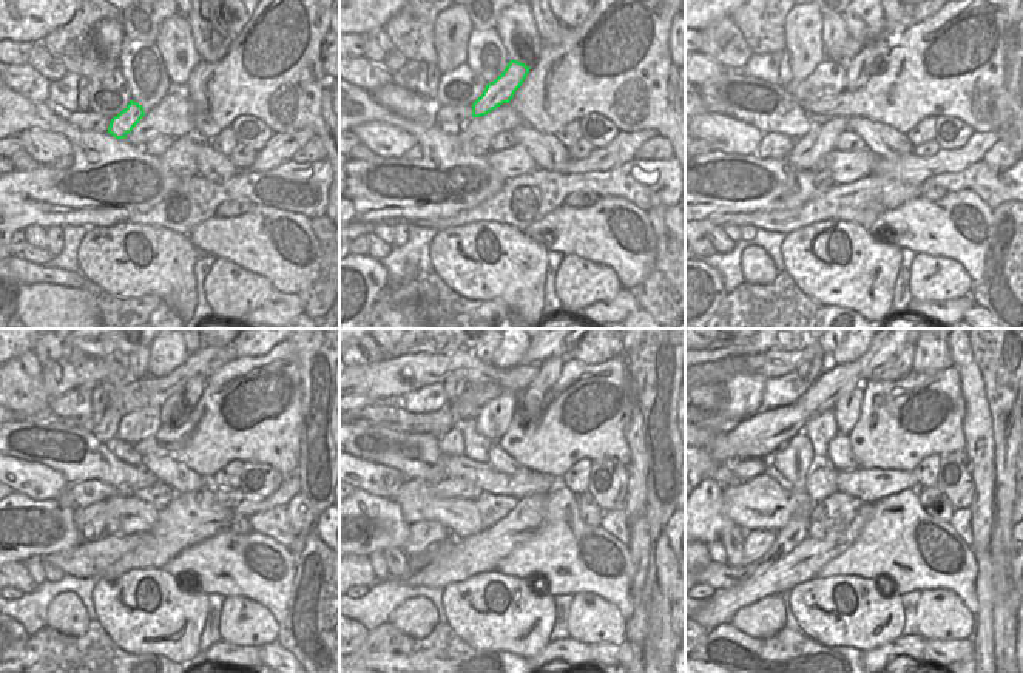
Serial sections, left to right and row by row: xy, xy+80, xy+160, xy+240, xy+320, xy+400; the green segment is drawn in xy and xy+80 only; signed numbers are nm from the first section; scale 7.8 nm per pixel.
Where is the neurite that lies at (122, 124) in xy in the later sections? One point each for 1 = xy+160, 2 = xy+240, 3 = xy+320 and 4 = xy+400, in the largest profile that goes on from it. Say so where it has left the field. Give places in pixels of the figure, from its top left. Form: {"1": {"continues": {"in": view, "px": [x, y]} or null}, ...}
{"1": {"continues": {"in": "xy+160", "px": [872, 59]}}, "2": {"continues": {"in": "xy+240", "px": [181, 403]}}, "3": {"continues": {"in": "xy+320", "px": [548, 372]}}, "4": {"continues": {"in": "xy+400", "px": [903, 360]}}}

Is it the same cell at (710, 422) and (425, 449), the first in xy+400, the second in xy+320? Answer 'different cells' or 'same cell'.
different cells

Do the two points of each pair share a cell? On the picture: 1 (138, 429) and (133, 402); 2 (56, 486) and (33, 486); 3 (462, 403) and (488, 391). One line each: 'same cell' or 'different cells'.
1: different cells
2: same cell
3: same cell

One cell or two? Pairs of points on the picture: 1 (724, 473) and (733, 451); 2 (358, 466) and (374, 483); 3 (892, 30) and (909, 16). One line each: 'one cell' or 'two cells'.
1: two cells
2: one cell
3: one cell

